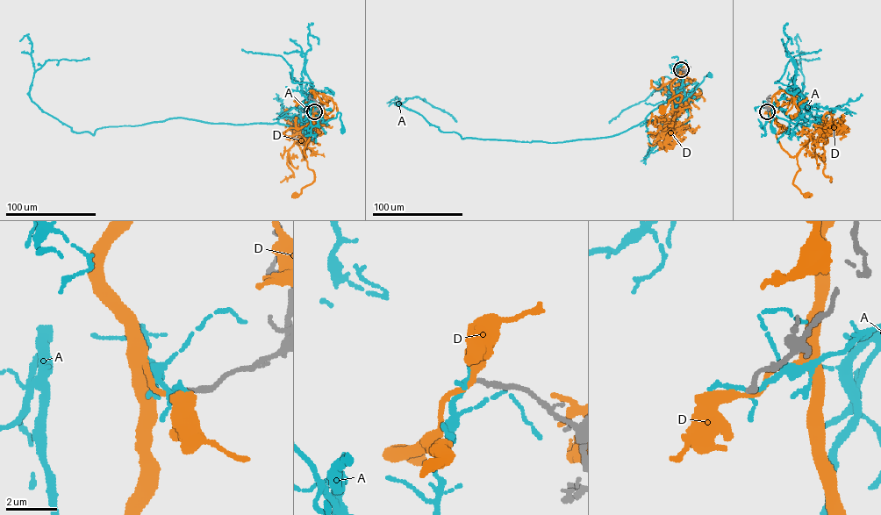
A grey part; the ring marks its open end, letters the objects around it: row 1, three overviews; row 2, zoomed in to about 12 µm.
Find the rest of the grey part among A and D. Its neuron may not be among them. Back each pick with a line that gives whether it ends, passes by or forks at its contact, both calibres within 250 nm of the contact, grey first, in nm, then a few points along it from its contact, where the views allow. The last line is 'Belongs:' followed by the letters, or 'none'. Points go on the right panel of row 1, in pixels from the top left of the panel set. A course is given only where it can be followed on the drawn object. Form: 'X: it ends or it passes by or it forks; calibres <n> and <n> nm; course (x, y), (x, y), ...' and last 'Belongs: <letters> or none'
Belongs: none

